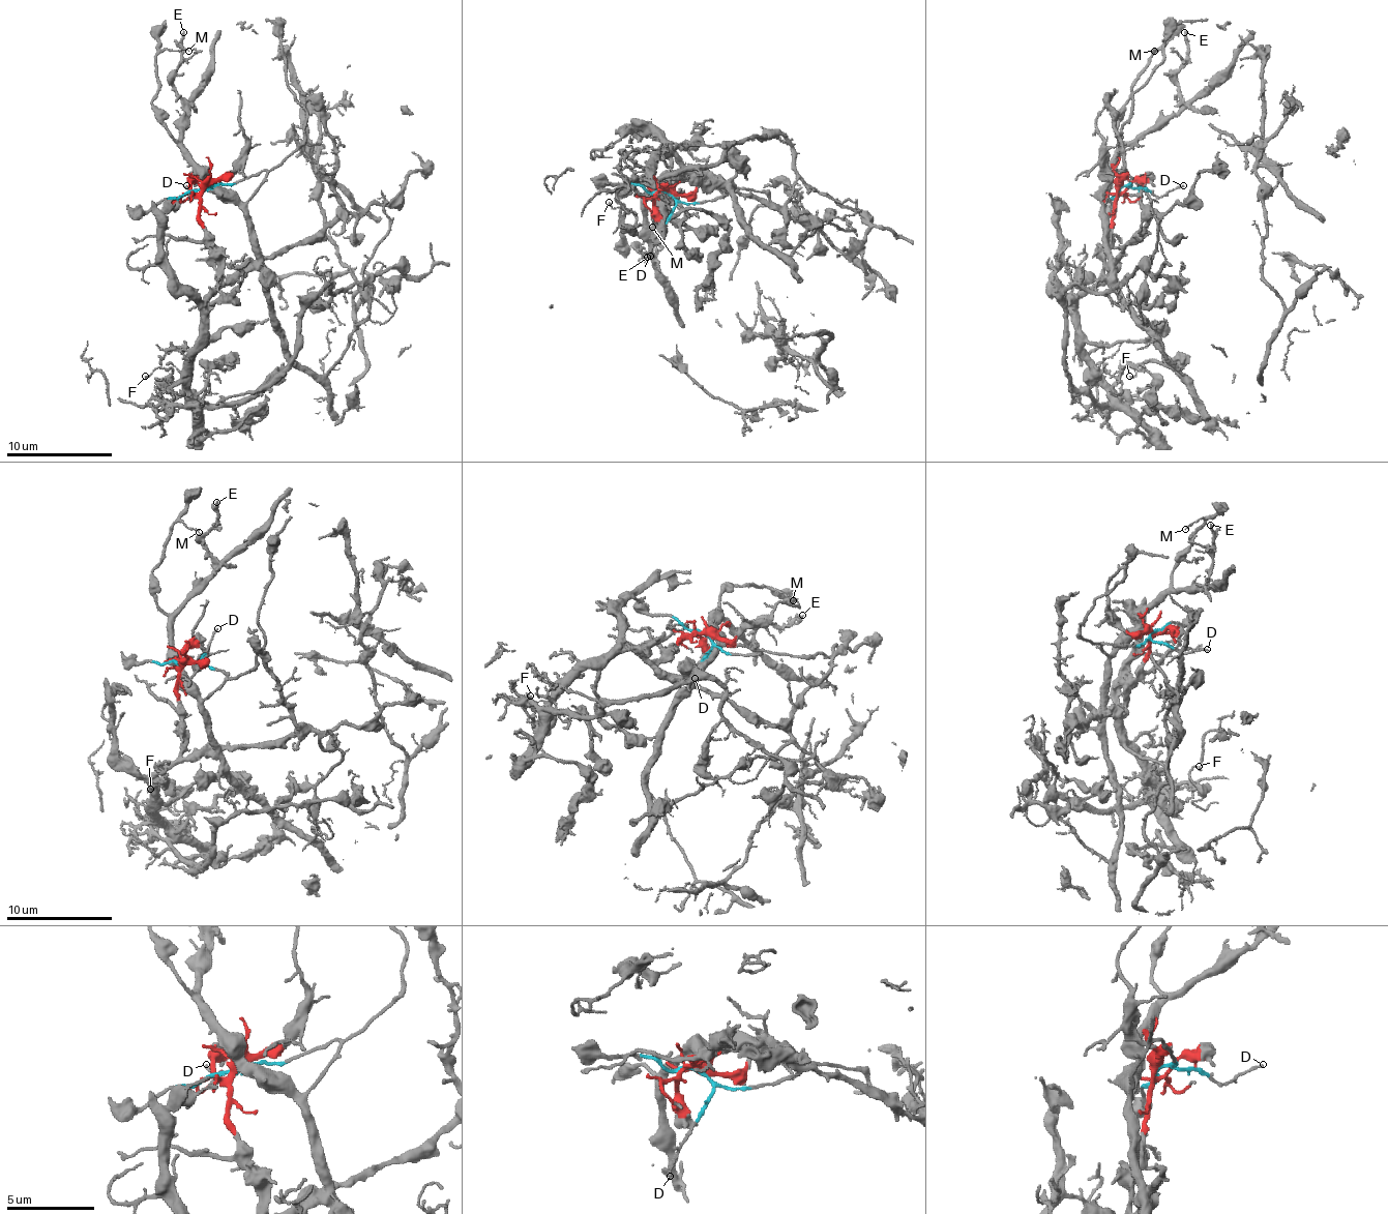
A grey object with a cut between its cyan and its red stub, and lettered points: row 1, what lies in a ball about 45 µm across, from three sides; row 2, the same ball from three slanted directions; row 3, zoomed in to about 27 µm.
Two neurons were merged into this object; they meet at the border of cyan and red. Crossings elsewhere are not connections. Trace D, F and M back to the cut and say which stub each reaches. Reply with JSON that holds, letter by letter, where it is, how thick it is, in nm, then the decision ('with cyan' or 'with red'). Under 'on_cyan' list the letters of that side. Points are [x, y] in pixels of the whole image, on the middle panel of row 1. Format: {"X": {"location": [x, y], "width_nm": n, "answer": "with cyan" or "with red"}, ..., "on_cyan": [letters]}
{"D": {"location": [650, 256], "width_nm": 130, "answer": "with cyan"}, "F": {"location": [609, 202], "width_nm": 110, "answer": "with red"}, "M": {"location": [652, 227], "width_nm": 90, "answer": "with cyan"}, "on_cyan": ["D", "M"]}

